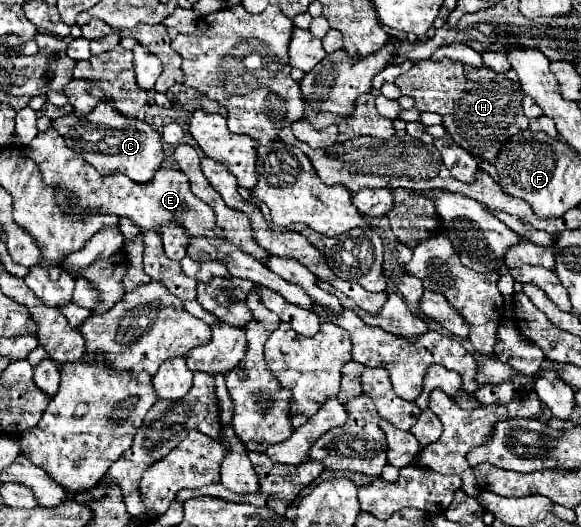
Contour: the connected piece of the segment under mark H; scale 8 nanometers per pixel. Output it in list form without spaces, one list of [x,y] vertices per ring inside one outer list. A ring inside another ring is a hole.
[[[419,61],[407,73],[395,79],[395,85],[403,95],[415,99],[415,109],[437,111],[443,117],[443,127],[451,139],[469,151],[473,157],[495,163],[503,143],[525,131],[529,119],[523,113],[523,91],[519,83],[507,79],[501,73],[493,73],[485,67],[471,67],[459,61]]]

